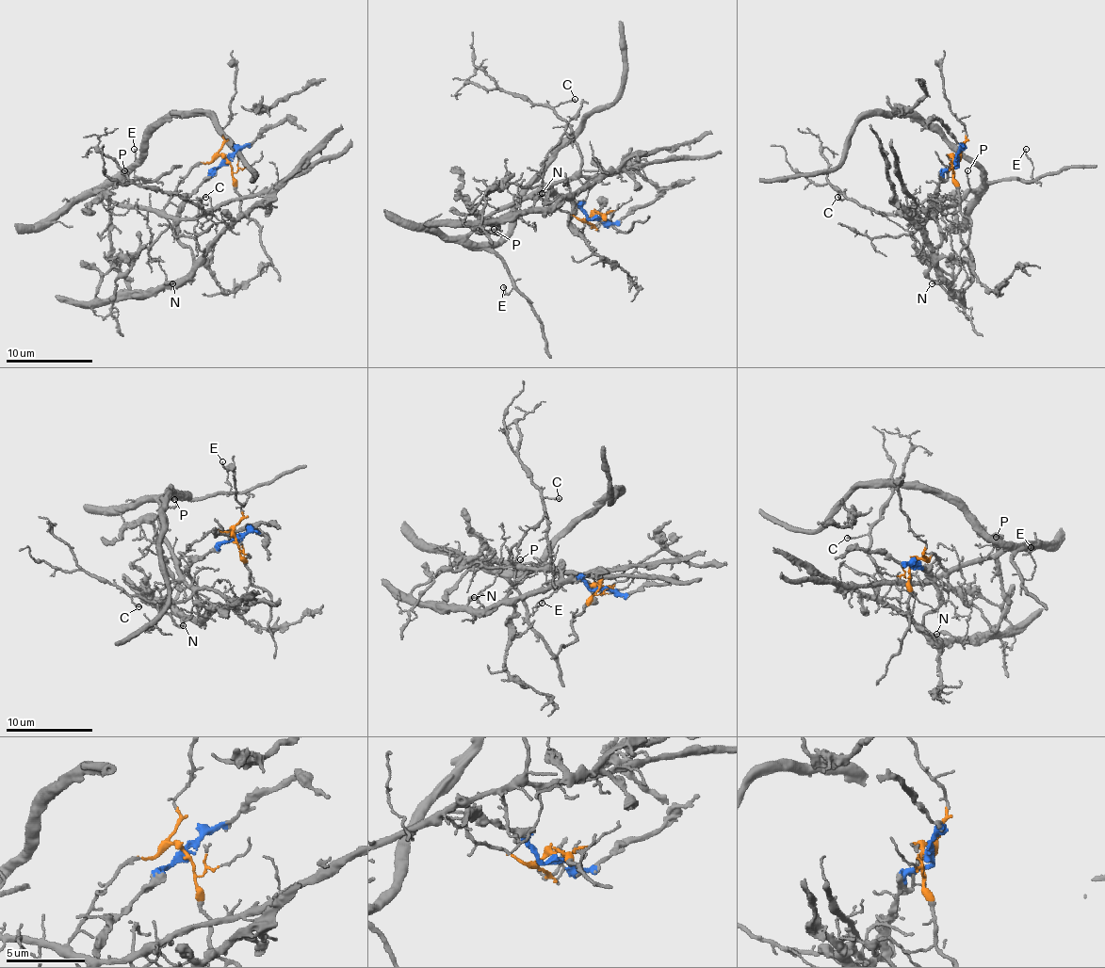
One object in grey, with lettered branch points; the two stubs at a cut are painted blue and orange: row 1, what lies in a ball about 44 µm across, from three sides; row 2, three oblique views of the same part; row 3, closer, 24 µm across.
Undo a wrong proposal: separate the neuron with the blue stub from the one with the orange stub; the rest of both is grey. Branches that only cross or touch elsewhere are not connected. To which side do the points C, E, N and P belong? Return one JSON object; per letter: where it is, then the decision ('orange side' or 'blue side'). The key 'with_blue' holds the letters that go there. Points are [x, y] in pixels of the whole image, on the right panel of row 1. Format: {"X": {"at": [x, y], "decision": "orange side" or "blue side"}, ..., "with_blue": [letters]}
{"C": {"at": [837, 197], "decision": "orange side"}, "E": {"at": [1026, 149], "decision": "orange side"}, "N": {"at": [932, 283], "decision": "blue side"}, "P": {"at": [967, 170], "decision": "orange side"}, "with_blue": ["N"]}

